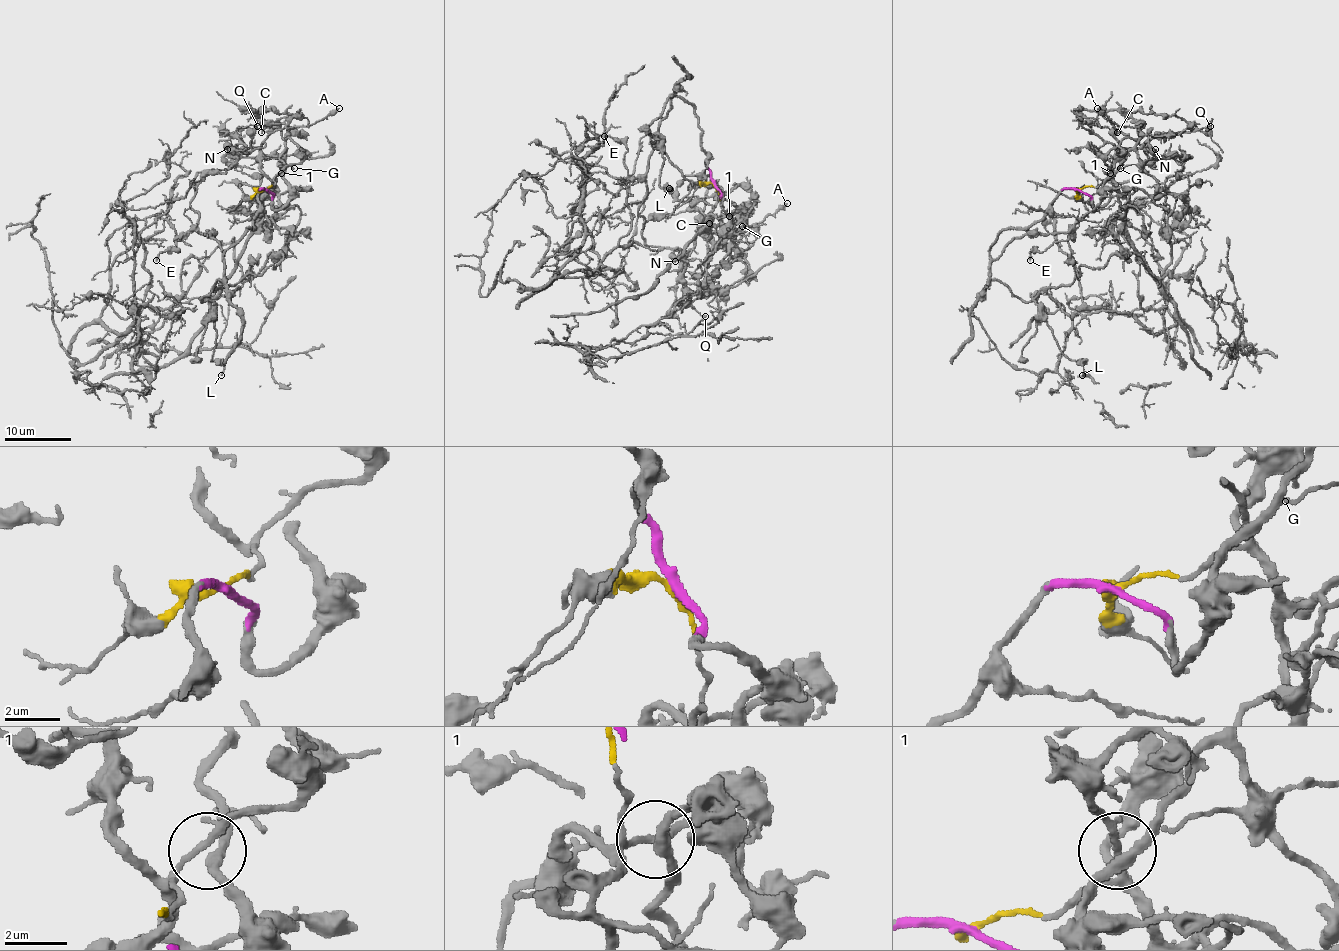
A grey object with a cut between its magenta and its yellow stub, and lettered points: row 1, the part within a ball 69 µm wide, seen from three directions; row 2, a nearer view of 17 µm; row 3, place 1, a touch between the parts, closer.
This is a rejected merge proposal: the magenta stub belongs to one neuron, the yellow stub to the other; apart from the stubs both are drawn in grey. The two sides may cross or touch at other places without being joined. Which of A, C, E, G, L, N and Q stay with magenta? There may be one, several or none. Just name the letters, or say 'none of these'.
E, G, L

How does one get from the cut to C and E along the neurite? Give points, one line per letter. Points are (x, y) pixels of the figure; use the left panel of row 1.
C: (266, 189), (274, 184), (272, 179), (262, 171), (261, 153), (251, 144), (259, 119), (264, 124), (261, 133)
E: (266, 189), (252, 228), (222, 258), (214, 238), (195, 230), (177, 241), (179, 251), (155, 260)

